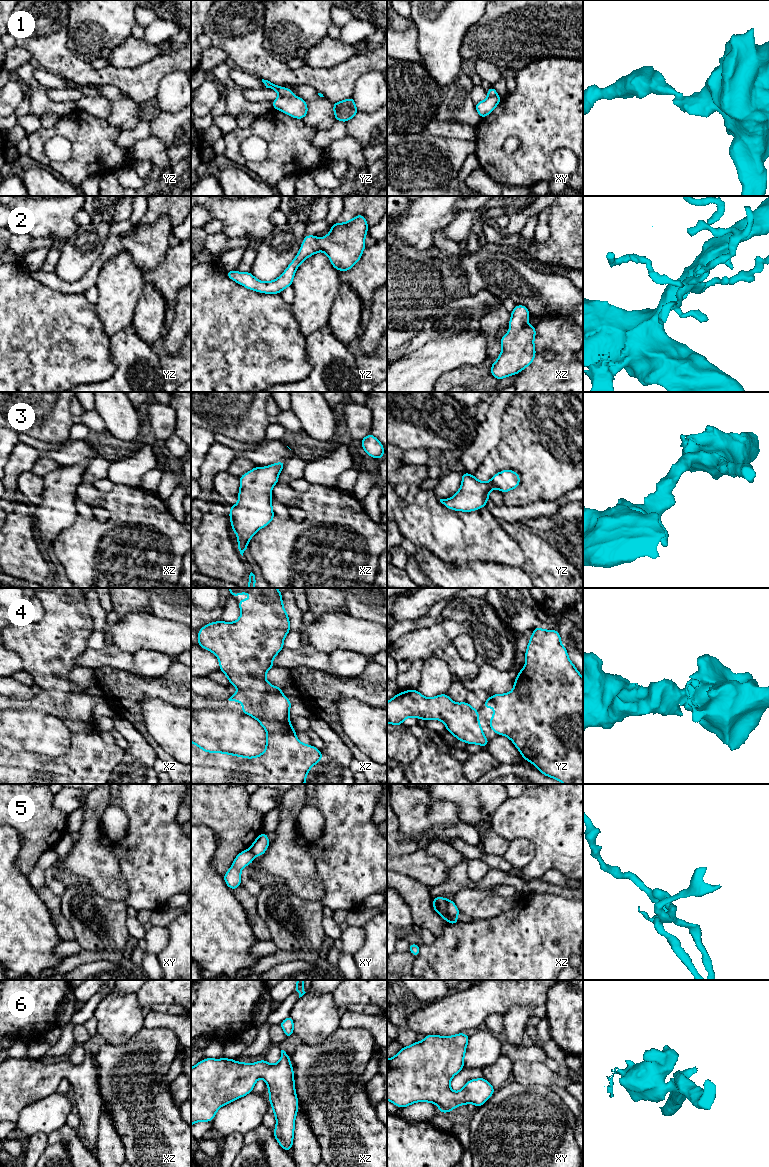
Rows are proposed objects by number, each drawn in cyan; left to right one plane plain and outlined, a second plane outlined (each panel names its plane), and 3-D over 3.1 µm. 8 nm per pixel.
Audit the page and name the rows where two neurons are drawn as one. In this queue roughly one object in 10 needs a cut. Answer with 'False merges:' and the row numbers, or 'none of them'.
False merges: 1, 5

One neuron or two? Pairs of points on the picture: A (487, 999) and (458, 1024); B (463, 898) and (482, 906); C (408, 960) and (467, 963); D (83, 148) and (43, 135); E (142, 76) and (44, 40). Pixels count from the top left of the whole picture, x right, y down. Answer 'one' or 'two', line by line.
A: one
B: one
C: two
D: one
E: one

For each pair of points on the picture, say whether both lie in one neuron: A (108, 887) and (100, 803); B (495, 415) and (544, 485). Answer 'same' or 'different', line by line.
A: same
B: different

